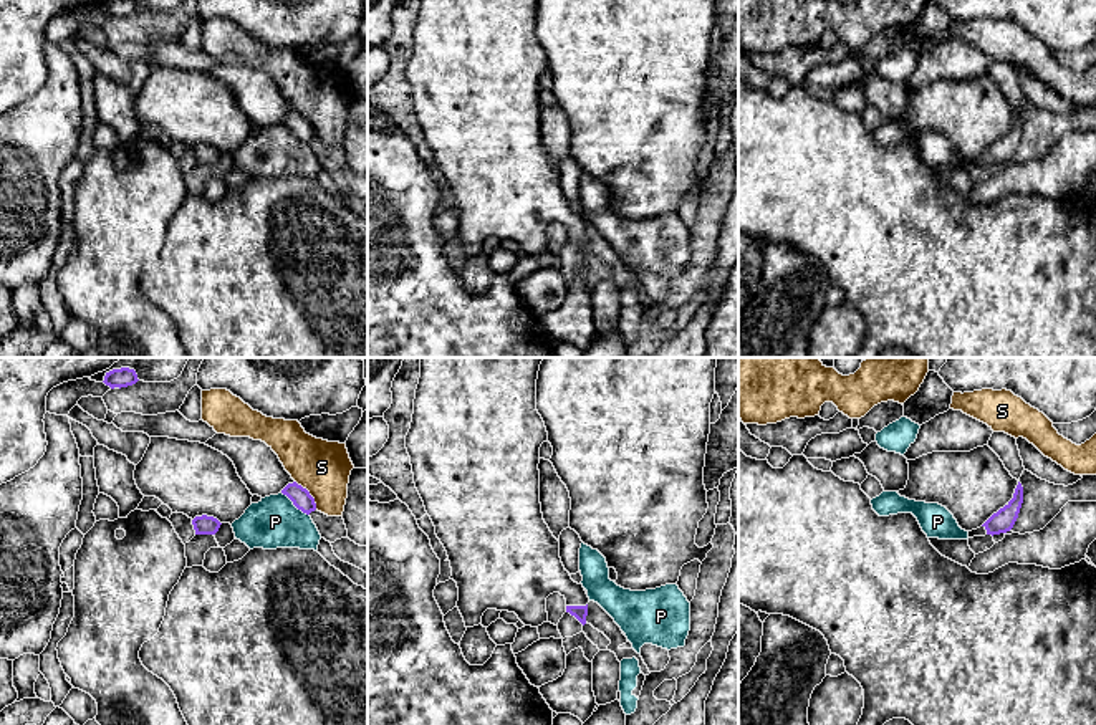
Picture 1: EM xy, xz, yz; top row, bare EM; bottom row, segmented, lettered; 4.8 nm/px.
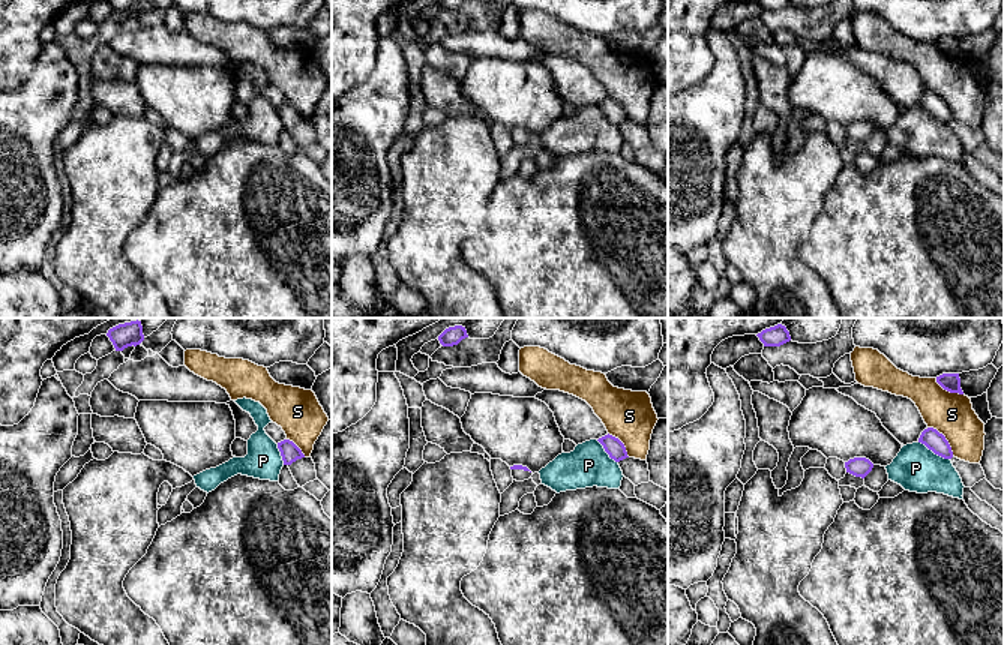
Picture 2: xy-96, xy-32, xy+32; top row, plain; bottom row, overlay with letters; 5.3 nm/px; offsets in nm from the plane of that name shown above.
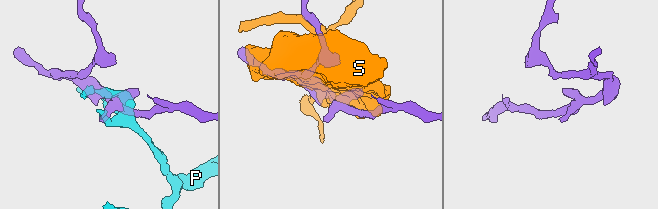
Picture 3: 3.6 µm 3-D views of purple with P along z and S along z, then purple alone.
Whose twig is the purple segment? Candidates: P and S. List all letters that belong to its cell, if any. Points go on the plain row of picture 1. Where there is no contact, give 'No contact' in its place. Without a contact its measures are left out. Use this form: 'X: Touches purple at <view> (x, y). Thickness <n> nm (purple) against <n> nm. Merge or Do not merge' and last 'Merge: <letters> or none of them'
P: Touches purple at xy (295, 134). Thickness 90 nm (purple) against 240 nm. Do not merge
S: Touches purple at xy (308, 123). Thickness 90 nm (purple) against 260 nm. Do not merge
Merge: none of them

